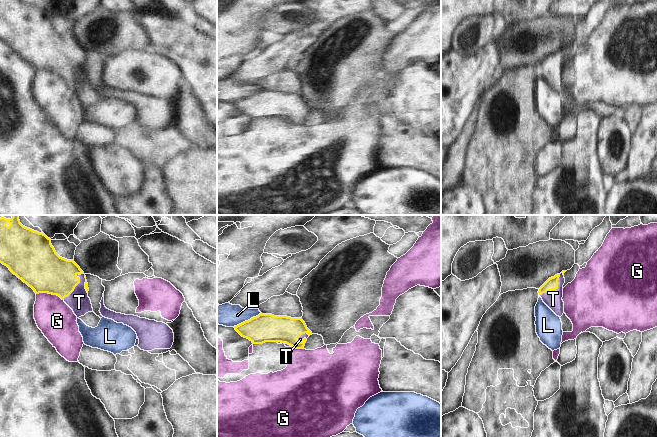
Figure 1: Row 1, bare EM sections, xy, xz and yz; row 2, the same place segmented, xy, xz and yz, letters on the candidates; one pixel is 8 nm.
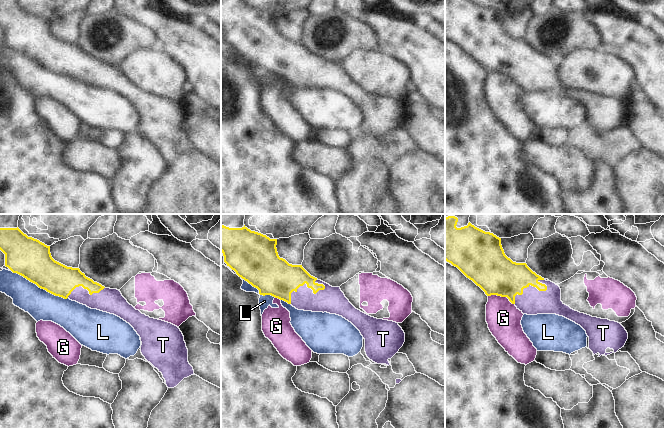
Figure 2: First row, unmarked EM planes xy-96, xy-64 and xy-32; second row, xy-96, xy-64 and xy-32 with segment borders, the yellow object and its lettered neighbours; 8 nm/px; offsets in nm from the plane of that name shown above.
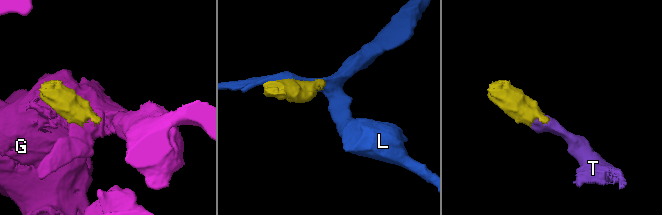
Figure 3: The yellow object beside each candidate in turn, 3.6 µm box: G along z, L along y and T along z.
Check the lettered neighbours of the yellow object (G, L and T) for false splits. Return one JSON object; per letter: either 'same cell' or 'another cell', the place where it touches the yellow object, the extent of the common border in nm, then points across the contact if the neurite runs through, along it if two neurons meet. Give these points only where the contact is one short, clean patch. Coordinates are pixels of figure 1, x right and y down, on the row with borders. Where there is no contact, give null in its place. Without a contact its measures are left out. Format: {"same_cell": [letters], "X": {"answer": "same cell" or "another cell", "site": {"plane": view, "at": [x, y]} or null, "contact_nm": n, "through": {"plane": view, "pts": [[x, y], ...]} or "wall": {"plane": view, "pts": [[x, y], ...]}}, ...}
{"same_cell": ["T"], "G": {"answer": "another cell", "site": {"plane": "xy", "at": [50, 293]}, "contact_nm": 220}, "L": {"answer": "another cell", "site": {"plane": "xz", "at": [246, 321]}, "contact_nm": 260}, "T": {"answer": "same cell", "site": {"plane": "yz", "at": [556, 288]}, "contact_nm": 260, "through": {"plane": "yz", "pts": [[551, 284], [556, 288], [553, 299]]}}}

